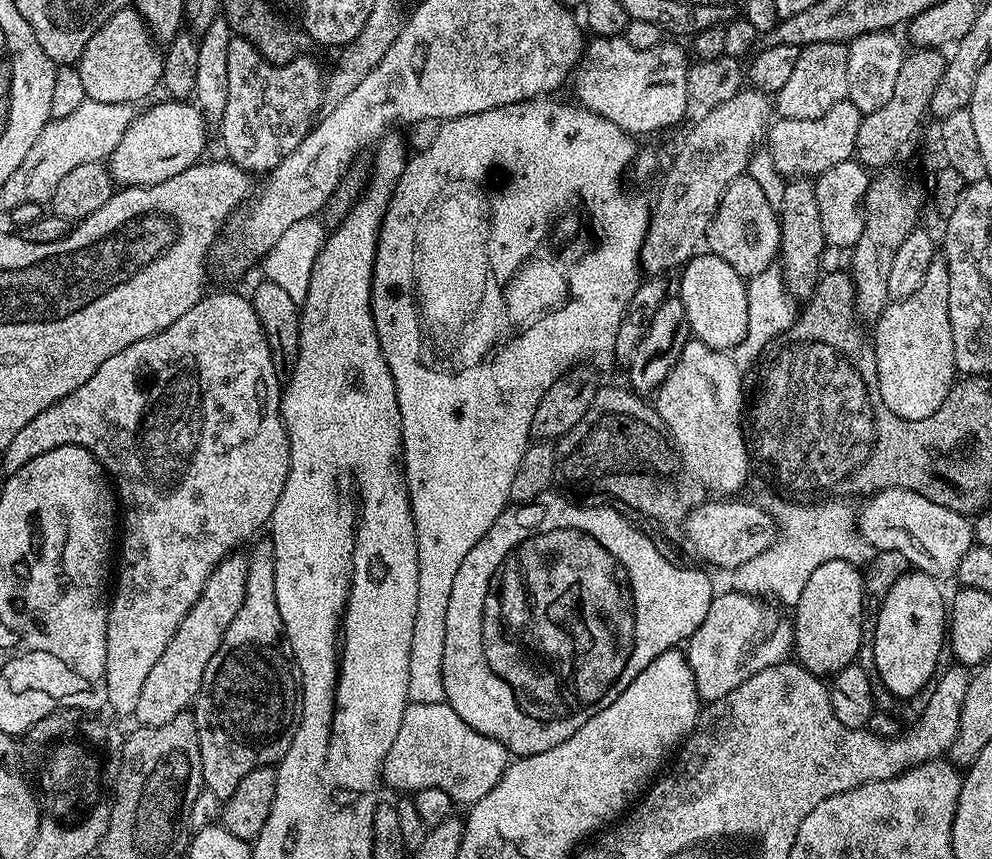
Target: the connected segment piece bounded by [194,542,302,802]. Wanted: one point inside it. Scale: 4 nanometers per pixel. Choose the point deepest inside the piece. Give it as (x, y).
(248, 710)

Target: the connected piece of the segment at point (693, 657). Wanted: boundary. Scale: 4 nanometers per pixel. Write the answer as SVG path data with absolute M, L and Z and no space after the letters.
M725 590L721 596L720 593L713 595L710 610L706 610L706 618L702 626L698 626L696 633L686 641L688 664L692 668L701 701L711 702L730 694L730 690L737 688L746 677L752 676L766 666L781 663L787 657L784 656L787 652L789 655L794 644L793 625L775 624L774 621L768 620L768 612L760 604L763 603L759 599L731 590Z

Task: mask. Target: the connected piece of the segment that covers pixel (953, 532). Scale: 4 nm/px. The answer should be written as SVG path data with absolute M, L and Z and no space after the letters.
M891 486L873 493L870 499L857 515L857 525L864 533L864 537L878 552L898 552L904 559L908 560L911 567L928 576L935 576L938 580L944 577L953 577L959 562L965 554L974 546L975 529L973 523L965 513L950 510L948 507L940 506L930 499L924 498L916 491L906 490L902 487Z

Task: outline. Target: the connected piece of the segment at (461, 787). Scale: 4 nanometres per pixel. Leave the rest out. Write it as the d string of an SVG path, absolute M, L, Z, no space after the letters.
M446 702L443 704L409 703L402 714L402 726L382 765L385 785L397 788L400 794L414 794L418 790L437 788L446 790L457 805L476 804L502 778L508 769L510 753L492 738L478 734Z

